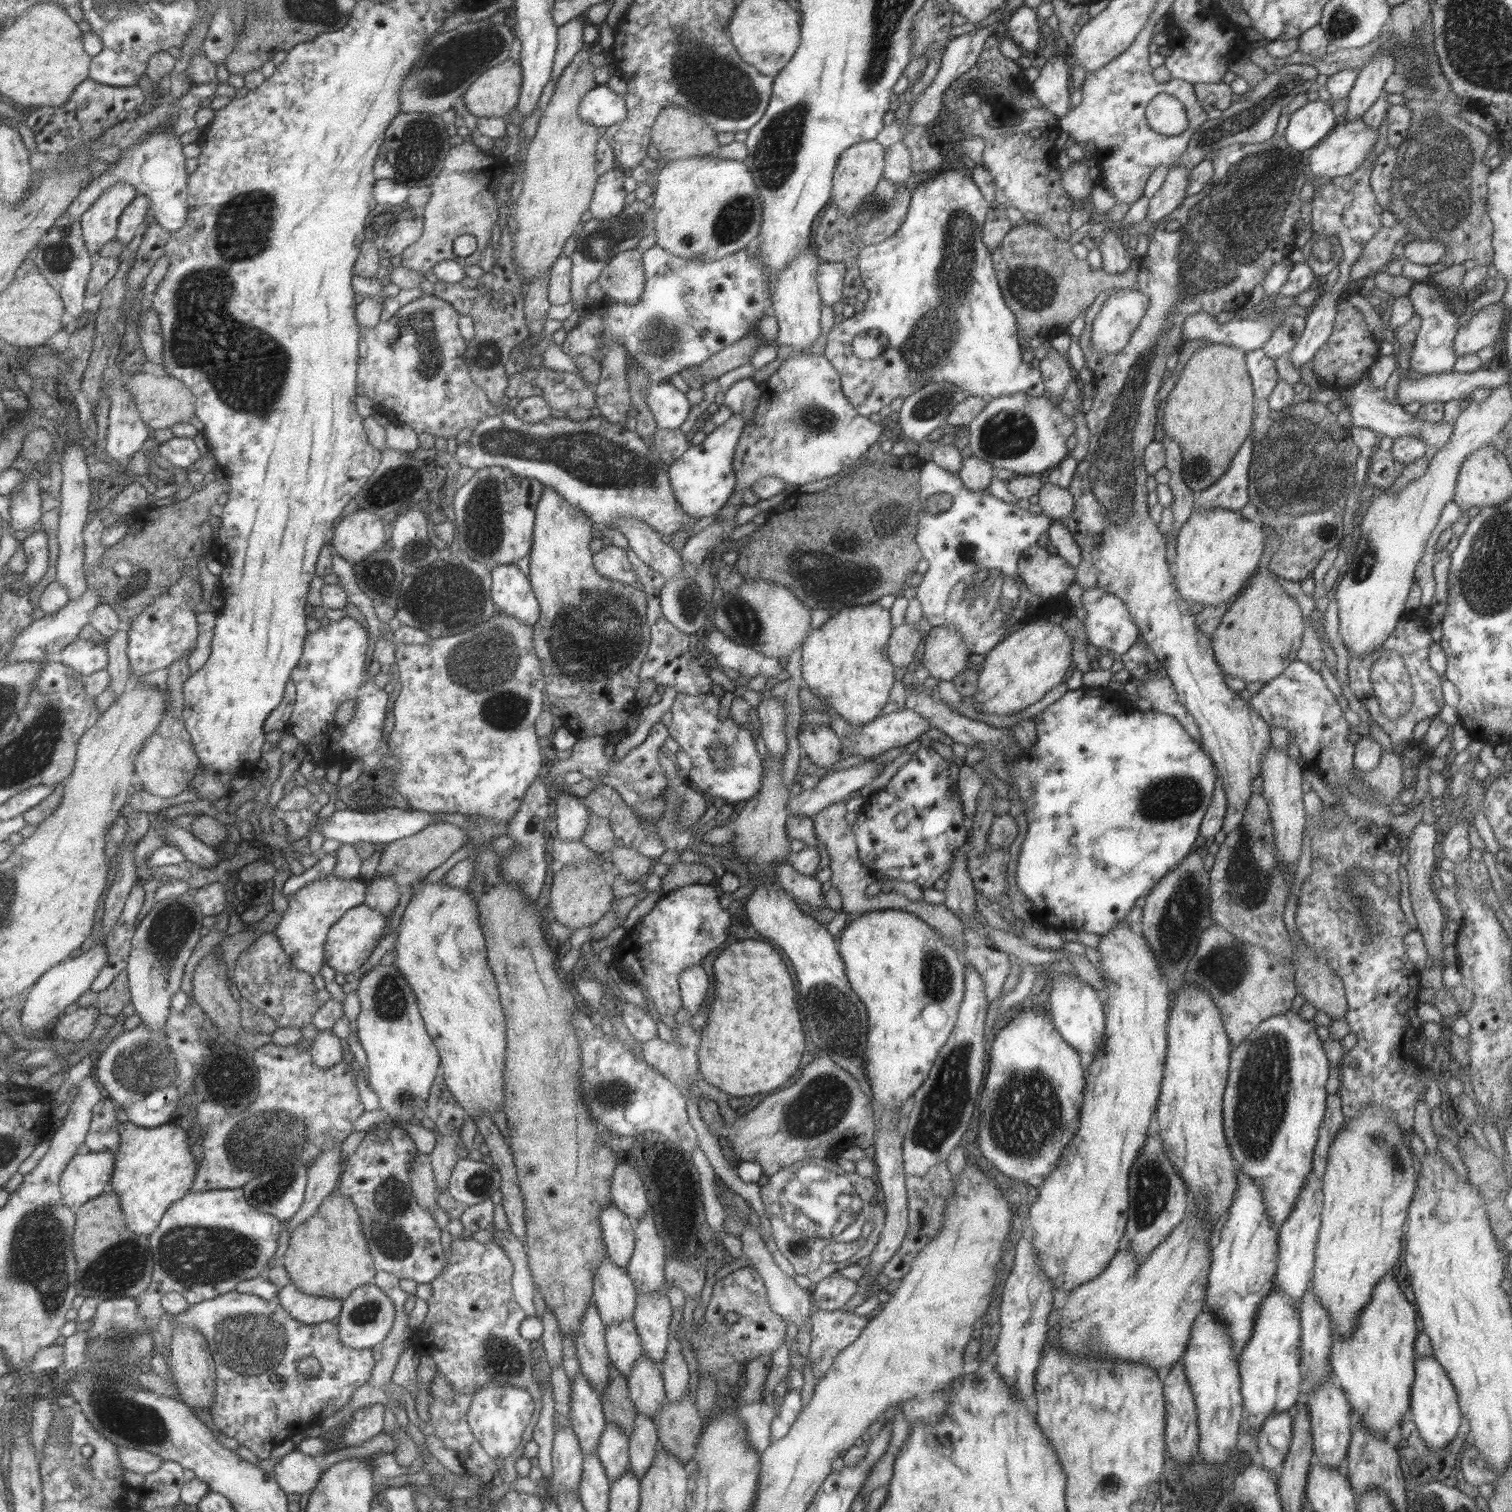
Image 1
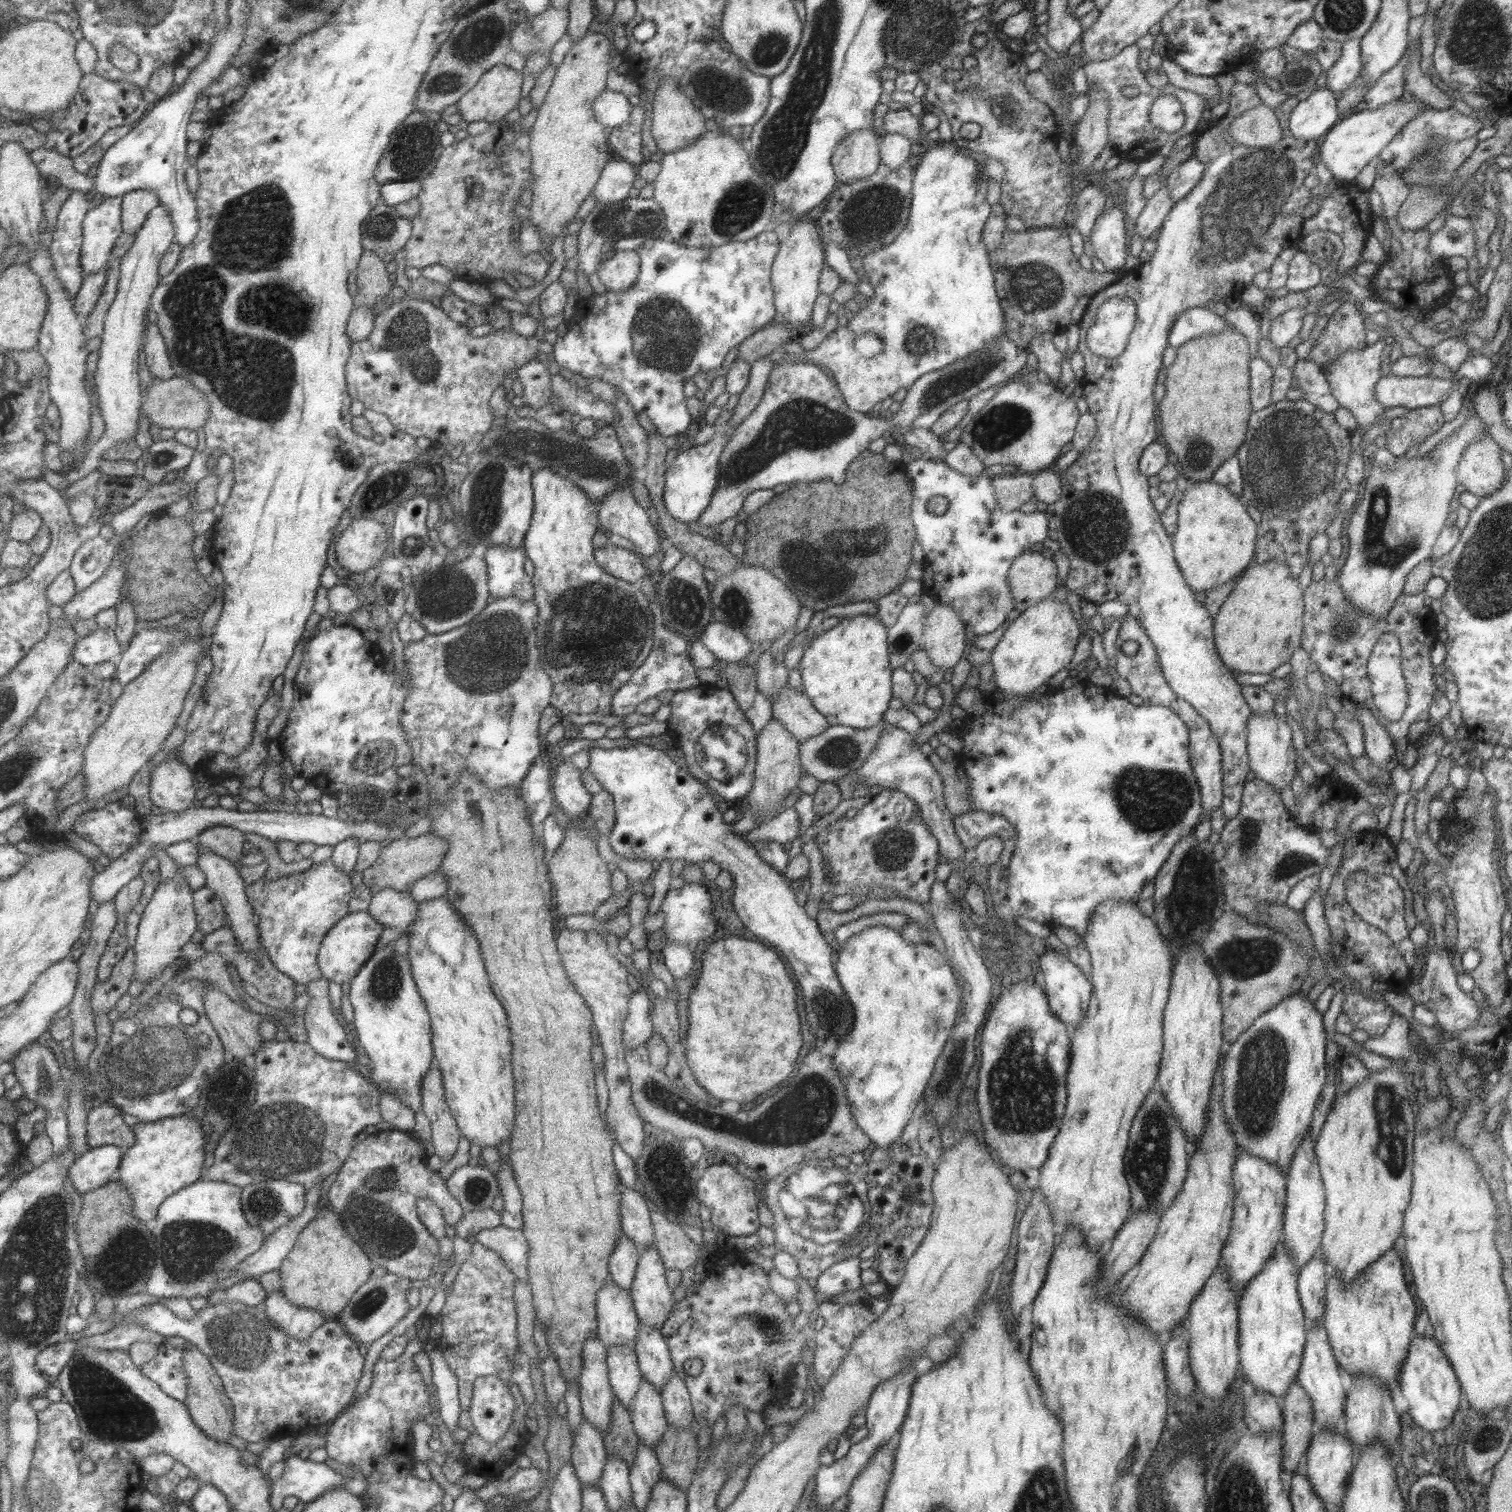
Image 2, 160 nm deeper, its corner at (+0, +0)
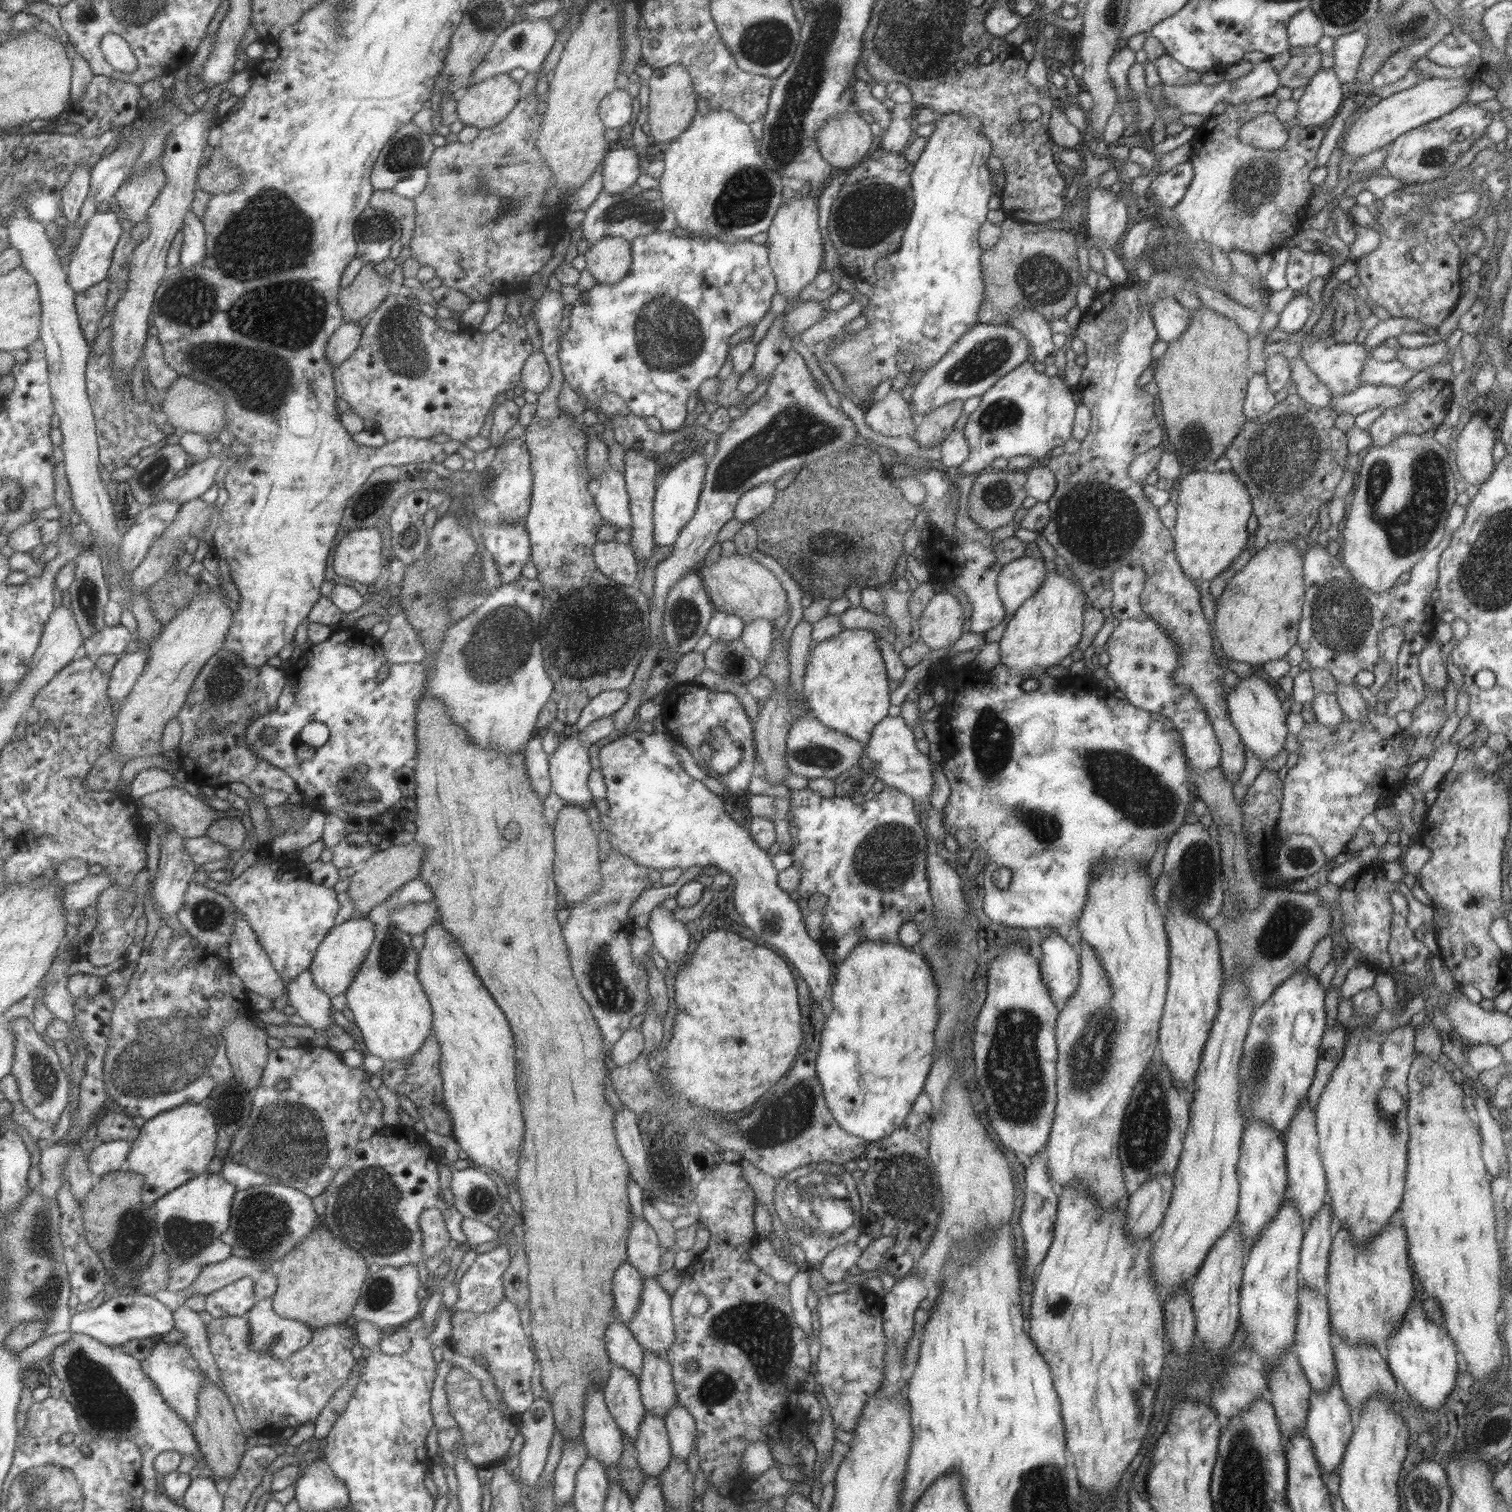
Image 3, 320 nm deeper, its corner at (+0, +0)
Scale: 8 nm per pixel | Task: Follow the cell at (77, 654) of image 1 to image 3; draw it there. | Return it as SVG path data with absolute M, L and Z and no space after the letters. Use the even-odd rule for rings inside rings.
M107 625L96 636L85 640L86 656L96 658L103 654L117 654L121 656L127 650L127 646L133 642L134 634L127 630L127 626Z

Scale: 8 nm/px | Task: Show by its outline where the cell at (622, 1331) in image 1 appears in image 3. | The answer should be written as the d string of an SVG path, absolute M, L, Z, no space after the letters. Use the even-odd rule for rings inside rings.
M612 1366L602 1388L605 1407L630 1442L636 1439L645 1411L640 1399L638 1379L620 1366Z

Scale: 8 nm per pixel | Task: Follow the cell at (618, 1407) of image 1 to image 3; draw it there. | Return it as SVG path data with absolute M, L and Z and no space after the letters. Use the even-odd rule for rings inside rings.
M623 1434L622 1443L624 1445L620 1459L617 1464L612 1464L612 1466L606 1468L606 1477L609 1484L618 1484L628 1494L632 1503L643 1484L645 1476L638 1467L637 1451L633 1442L630 1442Z

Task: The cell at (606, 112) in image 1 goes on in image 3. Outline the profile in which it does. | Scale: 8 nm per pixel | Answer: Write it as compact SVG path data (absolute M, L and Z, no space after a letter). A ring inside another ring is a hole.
M613 89L599 103L598 115L604 128L621 128L631 118L631 96L626 89Z

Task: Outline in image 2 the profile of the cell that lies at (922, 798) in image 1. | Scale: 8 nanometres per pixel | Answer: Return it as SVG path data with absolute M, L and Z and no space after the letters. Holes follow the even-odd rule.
M882 789L862 808L857 809L852 818L847 819L843 815L829 823L823 831L815 834L812 842L817 844L822 862L828 868L824 872L824 882L827 880L834 882L832 894L835 897L858 896L863 901L866 896L872 896L864 886L882 886L899 898L908 898L911 902L927 905L930 886L936 879L938 843L925 828L915 803L902 792Z

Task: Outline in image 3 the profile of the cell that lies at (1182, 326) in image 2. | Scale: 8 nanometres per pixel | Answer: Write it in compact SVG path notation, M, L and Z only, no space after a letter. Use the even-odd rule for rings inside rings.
M1163 296L1155 300L1149 308L1149 317L1153 321L1157 339L1168 343L1175 340L1185 330L1191 310L1179 305L1172 296Z

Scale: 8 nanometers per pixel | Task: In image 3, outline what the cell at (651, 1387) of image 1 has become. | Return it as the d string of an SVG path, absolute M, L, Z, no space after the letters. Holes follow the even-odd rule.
M645 1411L634 1447L638 1467L644 1476L659 1477L672 1459L664 1419Z

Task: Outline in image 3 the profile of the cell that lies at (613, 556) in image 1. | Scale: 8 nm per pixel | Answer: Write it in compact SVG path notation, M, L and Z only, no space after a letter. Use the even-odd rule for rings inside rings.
M615 539L596 541L592 551L595 564L603 576L623 587L636 584L639 563L628 544L621 544Z

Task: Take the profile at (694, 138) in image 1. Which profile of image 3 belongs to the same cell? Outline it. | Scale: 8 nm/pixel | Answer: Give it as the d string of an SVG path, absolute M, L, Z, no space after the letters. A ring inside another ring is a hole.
M668 64L663 68L652 69L648 80L648 121L649 138L653 143L669 143L687 128L696 114L697 94L694 91L687 69L680 64Z

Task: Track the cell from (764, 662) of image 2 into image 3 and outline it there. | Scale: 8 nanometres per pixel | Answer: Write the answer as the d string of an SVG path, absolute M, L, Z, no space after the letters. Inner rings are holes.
M757 617L743 624L741 636L743 645L749 650L749 654L759 662L760 668L765 666L765 658L769 656L775 639L772 623L764 618Z

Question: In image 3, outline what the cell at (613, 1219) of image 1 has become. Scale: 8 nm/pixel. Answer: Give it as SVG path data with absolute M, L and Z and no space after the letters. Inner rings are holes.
M627 1260L617 1267L613 1274L614 1312L623 1324L633 1318L643 1292L643 1278Z

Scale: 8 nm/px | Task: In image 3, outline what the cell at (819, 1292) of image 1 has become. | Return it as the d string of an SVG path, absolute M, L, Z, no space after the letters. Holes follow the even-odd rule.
M845 1243L831 1249L827 1256L817 1265L827 1283L841 1281L846 1272L860 1258L861 1250L855 1243Z

